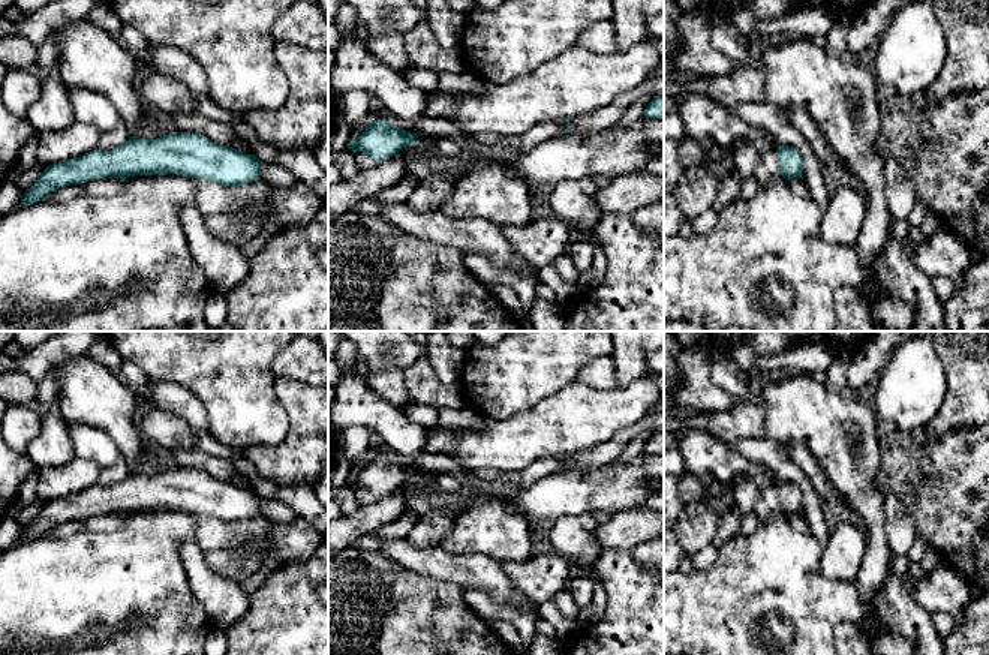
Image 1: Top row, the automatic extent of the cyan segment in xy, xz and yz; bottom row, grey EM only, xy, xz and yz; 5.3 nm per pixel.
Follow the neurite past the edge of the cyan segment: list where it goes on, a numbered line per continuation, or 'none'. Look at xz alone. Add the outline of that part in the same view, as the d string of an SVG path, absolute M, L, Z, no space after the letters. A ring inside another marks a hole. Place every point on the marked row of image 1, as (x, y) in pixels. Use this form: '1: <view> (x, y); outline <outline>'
none

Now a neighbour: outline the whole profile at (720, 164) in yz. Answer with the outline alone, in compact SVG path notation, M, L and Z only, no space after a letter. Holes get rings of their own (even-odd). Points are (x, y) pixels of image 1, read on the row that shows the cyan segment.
M712 145L706 150L704 165L718 180L724 180L725 177L736 172L731 153L727 153L716 145Z

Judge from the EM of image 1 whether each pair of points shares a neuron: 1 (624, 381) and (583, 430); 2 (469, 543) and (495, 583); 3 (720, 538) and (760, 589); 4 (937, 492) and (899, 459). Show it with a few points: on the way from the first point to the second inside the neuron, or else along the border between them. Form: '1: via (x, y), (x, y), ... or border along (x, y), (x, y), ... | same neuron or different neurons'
1: border along (648, 375), (634, 379), (625, 387), (616, 385) | different neurons
2: border along (442, 546), (451, 553), (483, 553), (501, 564) | different neurons
3: border along (738, 532), (718, 549) | different neurons
4: via (928, 483), (908, 466) | same neuron

